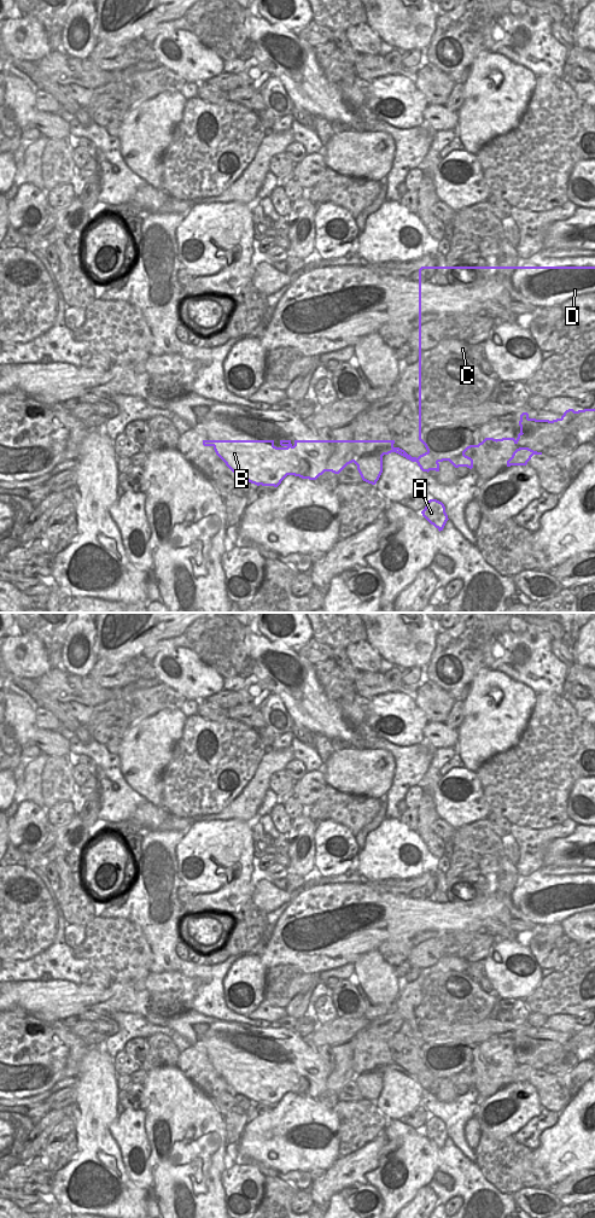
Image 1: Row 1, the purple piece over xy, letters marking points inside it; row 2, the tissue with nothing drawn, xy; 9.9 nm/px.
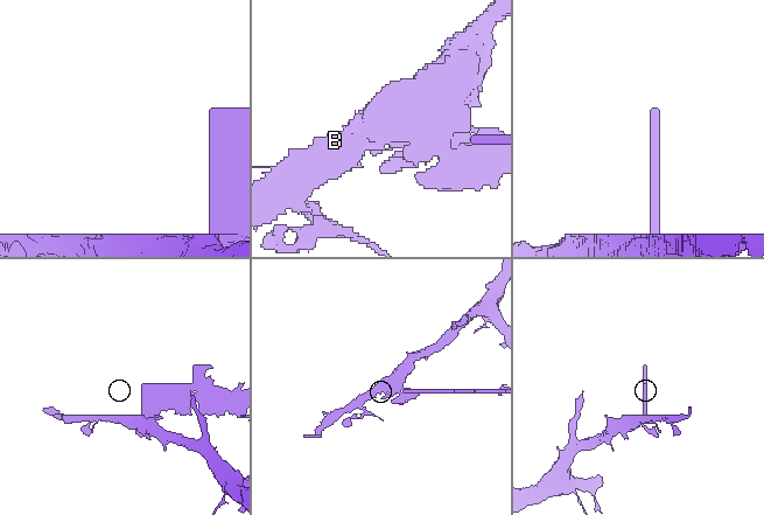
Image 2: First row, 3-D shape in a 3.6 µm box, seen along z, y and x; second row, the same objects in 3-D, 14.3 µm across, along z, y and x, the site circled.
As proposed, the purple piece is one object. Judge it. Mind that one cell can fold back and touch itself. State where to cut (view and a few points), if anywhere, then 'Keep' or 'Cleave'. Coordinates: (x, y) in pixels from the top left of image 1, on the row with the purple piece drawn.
Split along xy (381, 455), (362, 455), (354, 462). Cleave.

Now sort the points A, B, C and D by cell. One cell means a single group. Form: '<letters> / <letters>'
A B / C D

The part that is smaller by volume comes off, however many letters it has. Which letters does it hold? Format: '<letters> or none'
C, D

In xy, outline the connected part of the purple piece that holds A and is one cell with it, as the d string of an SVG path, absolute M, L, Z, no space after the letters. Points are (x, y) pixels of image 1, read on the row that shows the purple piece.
M430 499L421 514L439 532L443 531L447 521L449 520L444 504L437 499Z

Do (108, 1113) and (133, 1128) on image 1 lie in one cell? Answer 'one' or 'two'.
two

